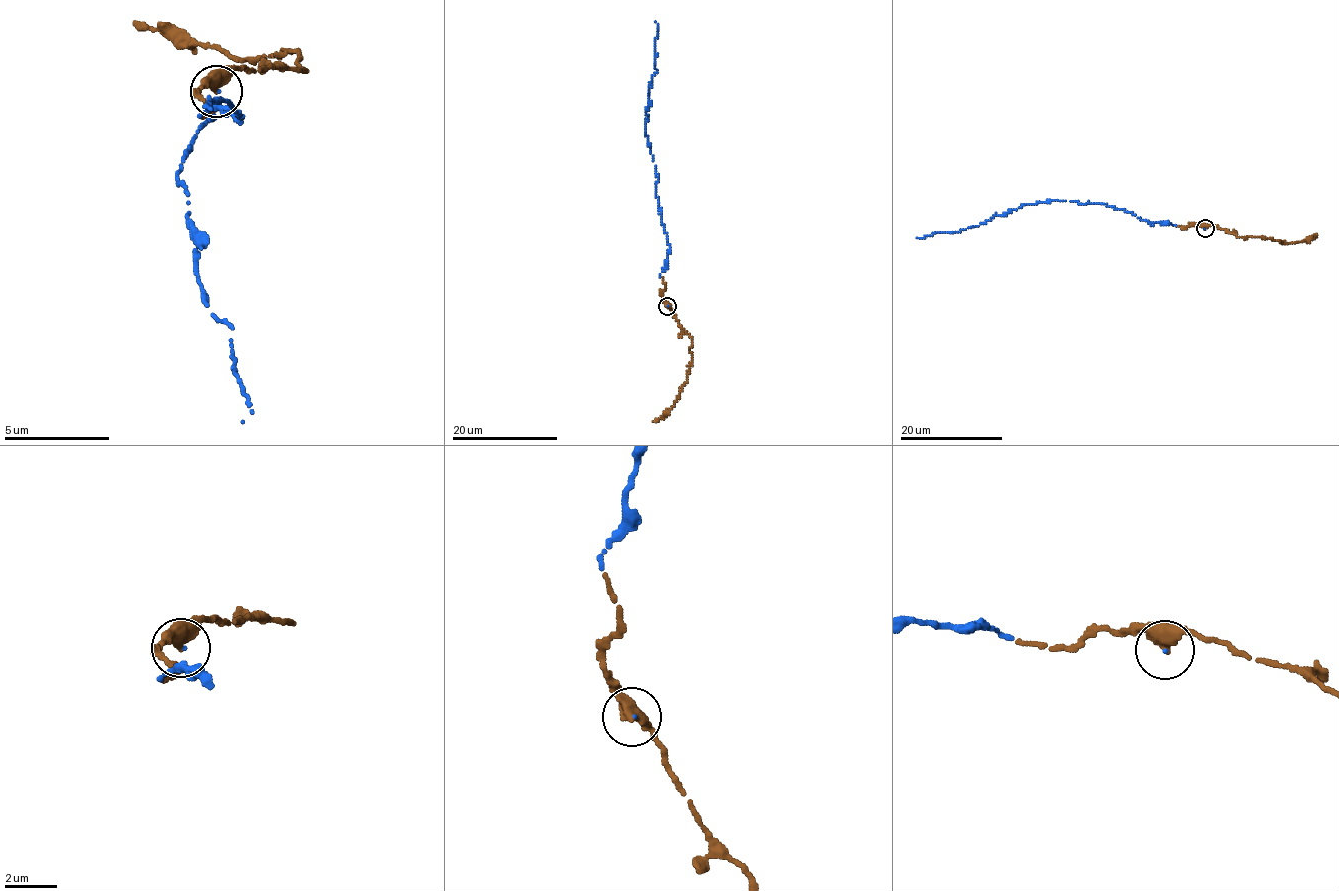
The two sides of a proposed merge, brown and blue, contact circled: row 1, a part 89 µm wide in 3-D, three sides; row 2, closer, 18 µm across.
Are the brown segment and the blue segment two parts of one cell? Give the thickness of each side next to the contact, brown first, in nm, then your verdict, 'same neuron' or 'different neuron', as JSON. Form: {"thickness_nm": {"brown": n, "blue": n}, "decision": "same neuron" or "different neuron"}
{"thickness_nm": {"brown": 380, "blue": 50}, "decision": "different neuron"}

